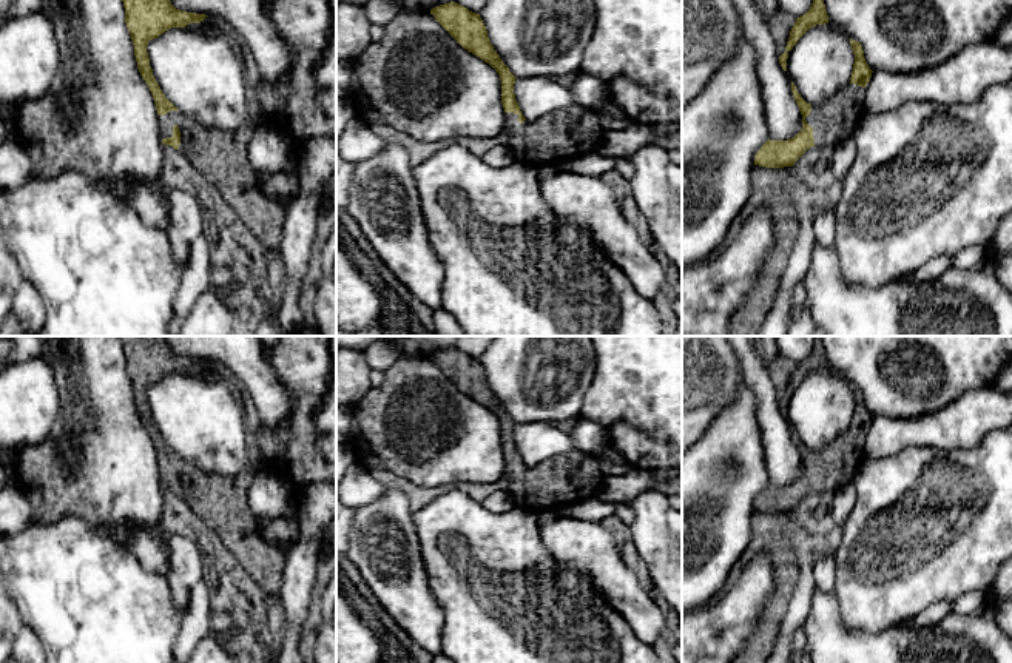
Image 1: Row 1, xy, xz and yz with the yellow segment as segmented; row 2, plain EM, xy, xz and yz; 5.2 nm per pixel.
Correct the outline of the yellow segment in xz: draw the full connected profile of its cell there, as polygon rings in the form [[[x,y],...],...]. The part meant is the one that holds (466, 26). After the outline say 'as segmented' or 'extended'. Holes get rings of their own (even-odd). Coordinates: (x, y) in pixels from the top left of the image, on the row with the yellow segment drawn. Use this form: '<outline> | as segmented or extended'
[[[450,2],[430,9],[435,20],[464,49],[489,63],[501,80],[501,103],[504,108],[504,130],[509,134],[508,146],[514,160],[529,168],[560,165],[595,153],[605,130],[592,109],[571,106],[528,120],[515,100],[515,76],[494,49],[486,26],[467,8]]] | extended

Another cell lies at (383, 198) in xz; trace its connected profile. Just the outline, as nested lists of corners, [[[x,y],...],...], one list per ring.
[[[386,145],[380,154],[355,163],[346,211],[356,220],[369,244],[393,274],[433,311],[441,308],[444,268],[427,239],[418,187],[409,153]]]

